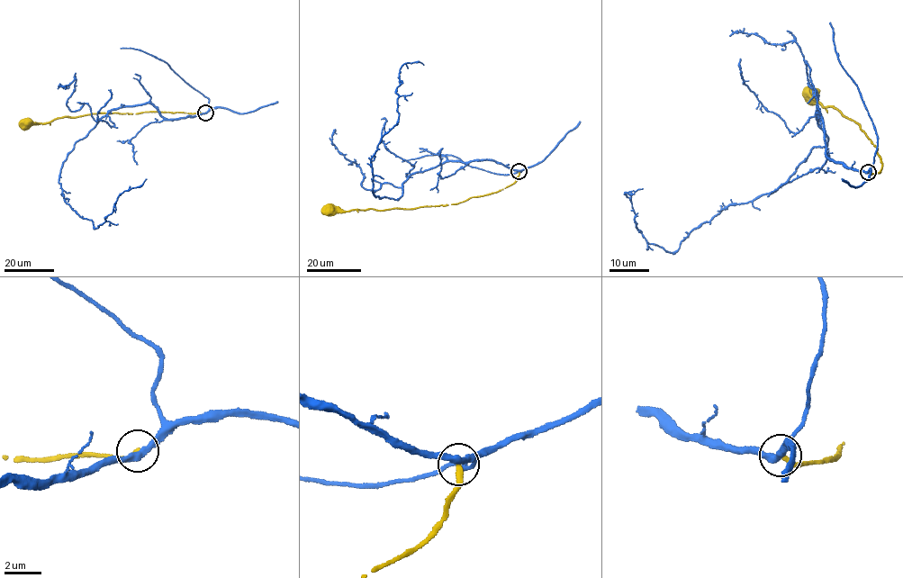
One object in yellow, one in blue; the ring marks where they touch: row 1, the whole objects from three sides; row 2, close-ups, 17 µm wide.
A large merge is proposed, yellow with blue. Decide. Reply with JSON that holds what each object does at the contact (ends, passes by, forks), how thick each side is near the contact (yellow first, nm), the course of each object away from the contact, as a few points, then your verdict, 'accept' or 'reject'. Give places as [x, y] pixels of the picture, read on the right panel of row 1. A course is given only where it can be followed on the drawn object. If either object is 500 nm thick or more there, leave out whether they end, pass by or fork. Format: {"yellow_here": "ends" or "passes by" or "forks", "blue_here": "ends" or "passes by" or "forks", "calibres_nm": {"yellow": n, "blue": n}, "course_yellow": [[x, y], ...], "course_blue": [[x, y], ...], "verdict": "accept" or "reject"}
{"yellow_here": "ends", "blue_here": "passes by", "calibres_nm": {"yellow": 280, "blue": 360}, "course_yellow": [[868, 172], [875, 174], [881, 169], [877, 148], [852, 119], [833, 106], [824, 107], [806, 93], [808, 93]], "course_blue": [[868, 172], [825, 154], [815, 112], [826, 145], [667, 252], [636, 225], [625, 194], [643, 188]], "verdict": "reject"}

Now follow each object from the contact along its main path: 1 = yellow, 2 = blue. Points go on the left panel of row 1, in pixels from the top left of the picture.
1: (206, 112), (89, 113), (59, 117), (48, 122), (25, 122)
2: (206, 112), (112, 109), (75, 144), (58, 181), (96, 228), (146, 178)

